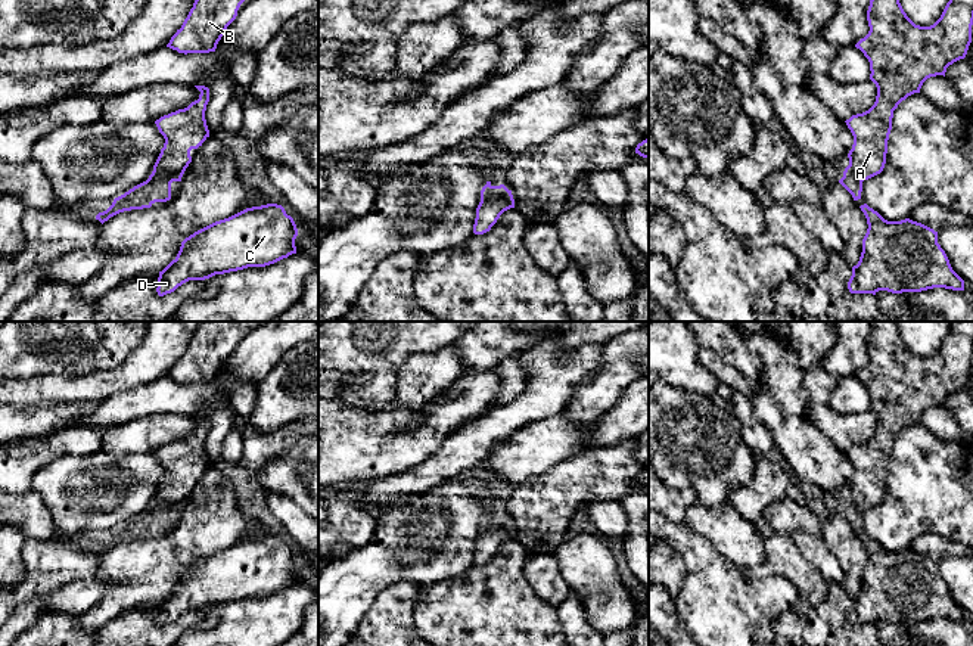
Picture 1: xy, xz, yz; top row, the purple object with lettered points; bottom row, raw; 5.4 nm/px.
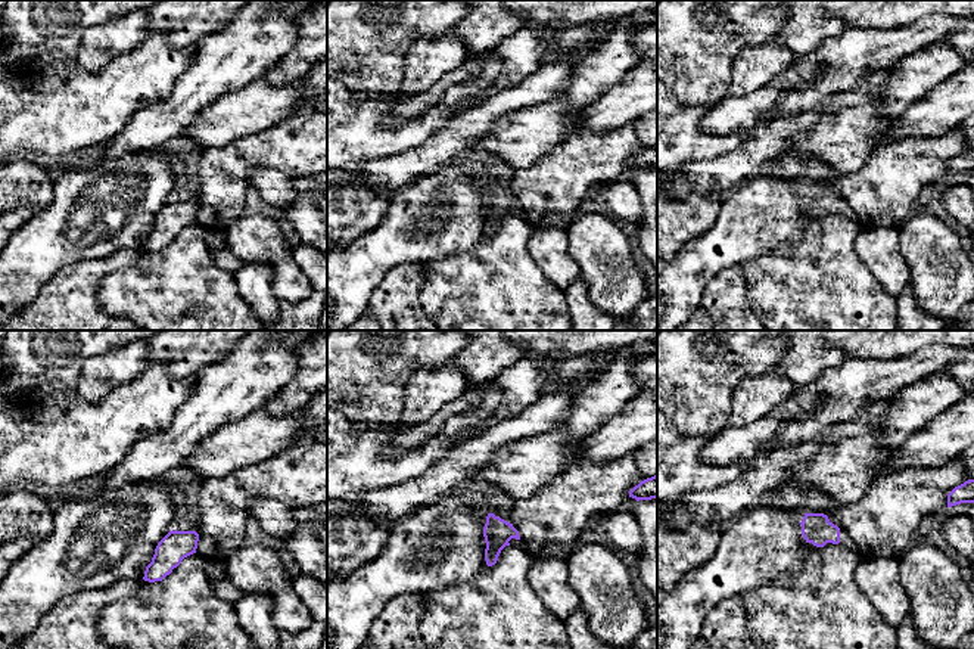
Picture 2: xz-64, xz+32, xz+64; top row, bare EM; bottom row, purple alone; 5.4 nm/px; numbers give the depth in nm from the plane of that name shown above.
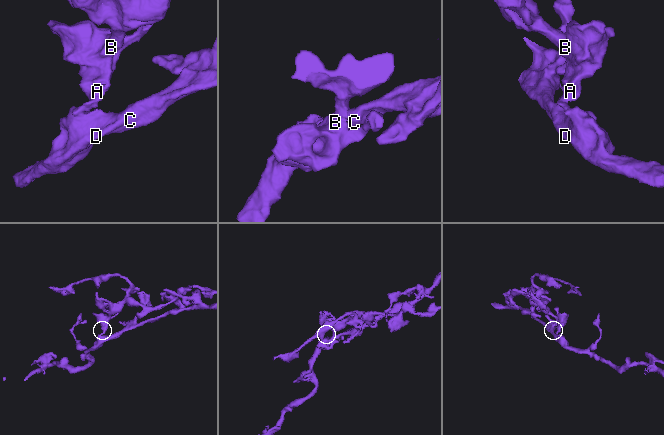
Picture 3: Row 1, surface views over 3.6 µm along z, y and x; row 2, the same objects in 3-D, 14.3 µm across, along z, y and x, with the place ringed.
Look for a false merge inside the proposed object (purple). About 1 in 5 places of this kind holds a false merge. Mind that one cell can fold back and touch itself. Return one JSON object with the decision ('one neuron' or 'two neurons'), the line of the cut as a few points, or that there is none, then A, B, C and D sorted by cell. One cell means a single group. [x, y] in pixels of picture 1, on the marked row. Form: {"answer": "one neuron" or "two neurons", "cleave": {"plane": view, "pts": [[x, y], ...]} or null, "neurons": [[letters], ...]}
{"answer": "two neurons", "cleave": {"plane": "xz", "pts": [[512, 196], [484, 198], [481, 201]]}, "neurons": [["A", "B"], ["C", "D"]]}

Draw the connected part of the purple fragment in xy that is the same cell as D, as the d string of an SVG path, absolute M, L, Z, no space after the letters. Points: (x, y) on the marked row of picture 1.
M267 204L246 208L186 237L177 257L159 271L156 292L164 296L189 280L205 280L215 274L274 264L296 254L296 236L296 224L282 205Z

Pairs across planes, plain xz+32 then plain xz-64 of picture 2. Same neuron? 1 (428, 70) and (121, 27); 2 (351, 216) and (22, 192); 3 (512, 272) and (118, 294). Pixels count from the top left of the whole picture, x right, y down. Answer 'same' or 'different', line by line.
1: same
2: same
3: same

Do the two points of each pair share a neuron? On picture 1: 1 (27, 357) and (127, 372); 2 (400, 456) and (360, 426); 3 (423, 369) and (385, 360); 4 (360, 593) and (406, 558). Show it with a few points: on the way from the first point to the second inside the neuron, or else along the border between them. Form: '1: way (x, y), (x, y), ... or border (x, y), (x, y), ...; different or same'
1: border (137, 347), (120, 366), (77, 376); different
2: way (389, 446), (386, 443), (376, 443), (370, 437); same
3: border (434, 350), (413, 353), (403, 363), (394, 398); different
4: way (372, 581), (394, 559); same

